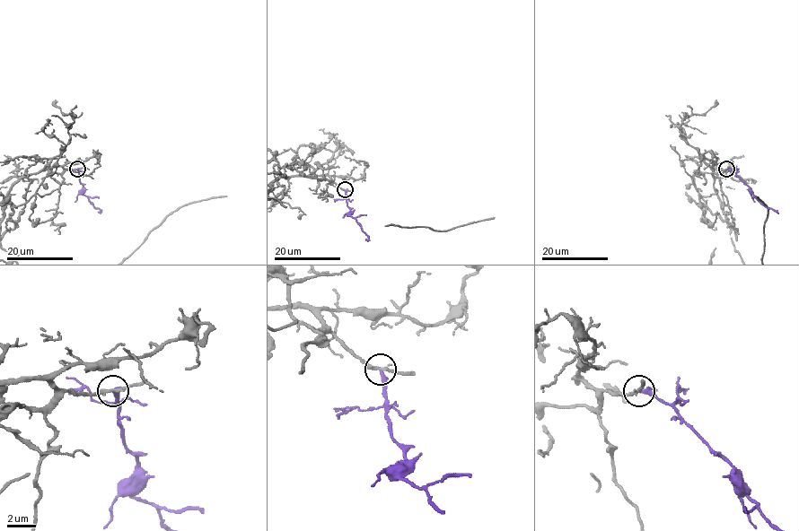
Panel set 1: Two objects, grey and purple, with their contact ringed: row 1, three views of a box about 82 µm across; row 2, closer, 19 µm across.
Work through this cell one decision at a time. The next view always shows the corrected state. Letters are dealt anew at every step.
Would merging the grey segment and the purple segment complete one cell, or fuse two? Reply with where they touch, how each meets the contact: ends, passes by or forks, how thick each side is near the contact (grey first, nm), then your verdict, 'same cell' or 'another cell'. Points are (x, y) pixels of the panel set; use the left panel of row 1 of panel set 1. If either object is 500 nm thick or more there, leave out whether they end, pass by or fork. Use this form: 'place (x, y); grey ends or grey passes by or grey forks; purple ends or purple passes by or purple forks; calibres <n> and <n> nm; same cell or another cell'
place (77, 169); grey passes by; purple ends; calibres 240 and 280 nm; another cell

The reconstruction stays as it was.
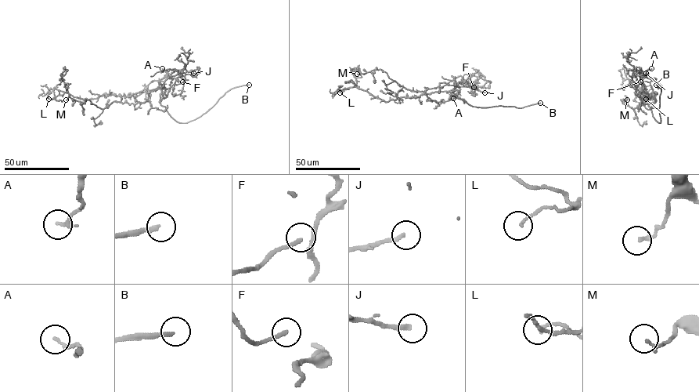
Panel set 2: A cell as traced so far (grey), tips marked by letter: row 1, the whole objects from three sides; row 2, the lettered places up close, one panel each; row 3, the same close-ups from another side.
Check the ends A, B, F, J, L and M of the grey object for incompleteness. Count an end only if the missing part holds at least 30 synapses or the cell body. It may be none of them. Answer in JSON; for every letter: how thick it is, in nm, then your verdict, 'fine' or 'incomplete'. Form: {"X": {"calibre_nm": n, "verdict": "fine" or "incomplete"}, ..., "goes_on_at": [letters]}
{"A": {"calibre_nm": 200, "verdict": "fine"}, "B": {"calibre_nm": 200, "verdict": "incomplete"}, "F": {"calibre_nm": 190, "verdict": "incomplete"}, "J": {"calibre_nm": 200, "verdict": "incomplete"}, "L": {"calibre_nm": 130, "verdict": "fine"}, "M": {"calibre_nm": 170, "verdict": "fine"}, "goes_on_at": ["B", "F", "J"]}

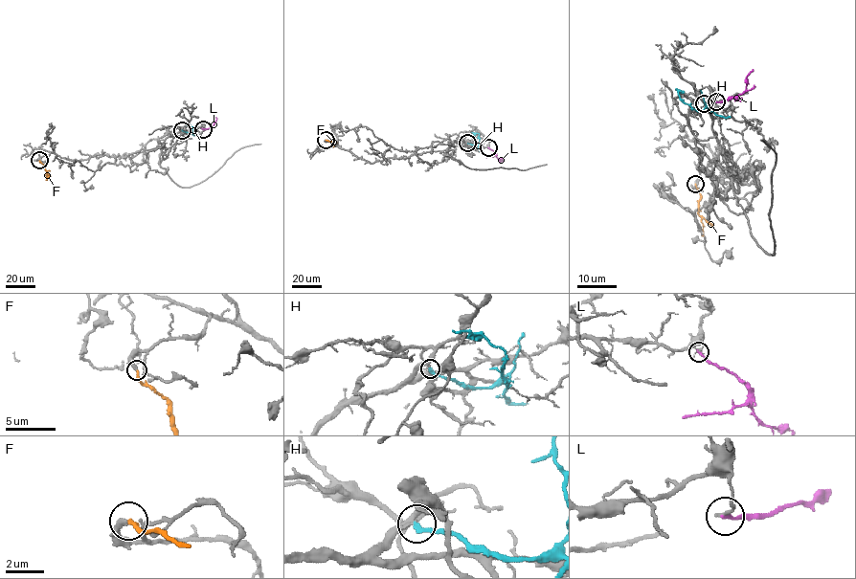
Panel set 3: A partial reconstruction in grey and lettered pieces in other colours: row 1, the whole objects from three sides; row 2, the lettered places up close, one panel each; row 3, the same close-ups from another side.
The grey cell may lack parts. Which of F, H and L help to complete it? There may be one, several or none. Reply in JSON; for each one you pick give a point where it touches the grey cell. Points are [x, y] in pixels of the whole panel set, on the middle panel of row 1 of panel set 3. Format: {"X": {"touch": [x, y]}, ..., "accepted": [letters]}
{"F": {"touch": [326, 140]}, "accepted": ["F"]}

